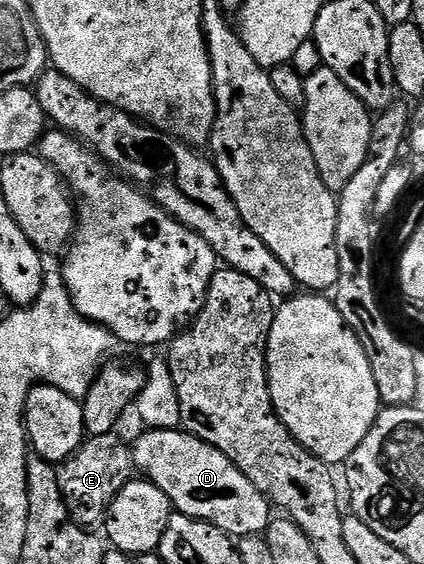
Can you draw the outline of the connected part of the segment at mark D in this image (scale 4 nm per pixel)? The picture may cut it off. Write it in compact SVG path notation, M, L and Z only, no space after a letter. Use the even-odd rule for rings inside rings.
M182 428L144 429L142 433L130 447L134 469L143 473L140 475L146 481L161 488L178 513L208 522L235 540L266 531L273 521L273 507L229 456Z

